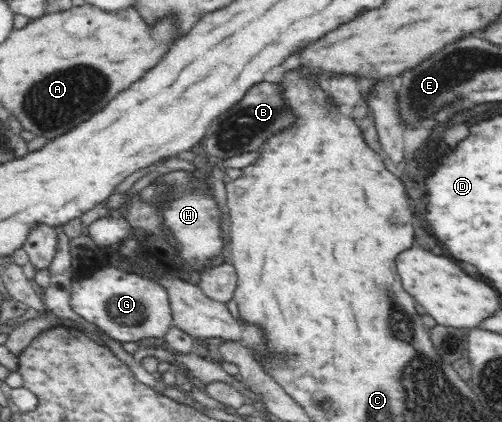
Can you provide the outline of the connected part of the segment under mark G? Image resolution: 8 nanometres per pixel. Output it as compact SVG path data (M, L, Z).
M103 268L87 278L75 282L69 292L69 305L79 316L103 329L109 336L119 342L138 342L141 340L163 339L169 329L174 326L172 321L170 296L165 287L153 280L145 280L135 274L127 274L117 268Z

